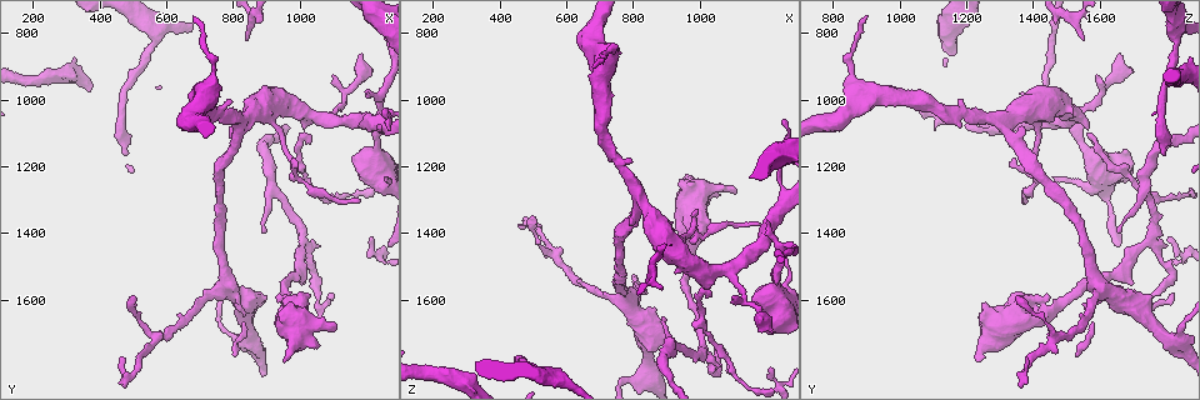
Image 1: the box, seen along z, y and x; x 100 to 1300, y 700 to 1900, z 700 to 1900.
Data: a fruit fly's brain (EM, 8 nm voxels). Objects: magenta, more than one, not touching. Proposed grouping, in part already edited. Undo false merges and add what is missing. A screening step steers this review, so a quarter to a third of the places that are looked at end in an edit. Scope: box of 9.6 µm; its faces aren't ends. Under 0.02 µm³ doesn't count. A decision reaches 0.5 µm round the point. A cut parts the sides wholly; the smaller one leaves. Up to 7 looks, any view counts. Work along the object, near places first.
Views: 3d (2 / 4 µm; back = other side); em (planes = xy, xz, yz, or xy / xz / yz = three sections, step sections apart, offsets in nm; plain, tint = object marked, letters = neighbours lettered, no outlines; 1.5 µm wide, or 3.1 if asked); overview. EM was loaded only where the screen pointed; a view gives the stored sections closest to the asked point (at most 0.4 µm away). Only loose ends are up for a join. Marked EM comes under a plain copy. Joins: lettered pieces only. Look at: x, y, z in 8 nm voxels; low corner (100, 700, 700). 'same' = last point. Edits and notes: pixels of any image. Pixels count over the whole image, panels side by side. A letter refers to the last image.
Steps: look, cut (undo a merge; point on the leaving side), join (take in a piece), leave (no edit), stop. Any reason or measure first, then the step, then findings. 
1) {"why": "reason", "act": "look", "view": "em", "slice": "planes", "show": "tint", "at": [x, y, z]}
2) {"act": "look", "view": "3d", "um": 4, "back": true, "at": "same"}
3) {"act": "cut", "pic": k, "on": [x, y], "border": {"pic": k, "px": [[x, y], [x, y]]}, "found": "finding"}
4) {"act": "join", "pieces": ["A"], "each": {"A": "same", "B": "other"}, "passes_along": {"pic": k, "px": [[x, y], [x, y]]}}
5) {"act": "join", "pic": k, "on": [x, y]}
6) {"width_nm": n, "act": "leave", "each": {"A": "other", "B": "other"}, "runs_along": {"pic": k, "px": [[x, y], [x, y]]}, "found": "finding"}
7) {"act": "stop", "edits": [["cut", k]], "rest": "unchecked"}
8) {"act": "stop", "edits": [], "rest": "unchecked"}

{"why": "sudden change in width", "act": "look", "view": "em", "slice": "planes", "show": "letters", "at": [720, 990, 880]}

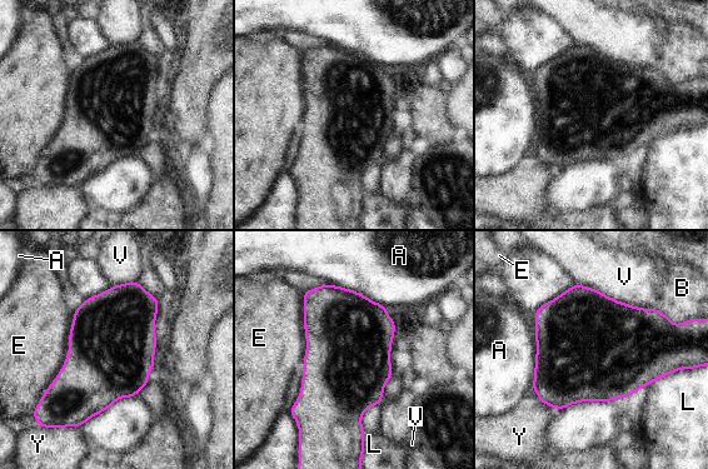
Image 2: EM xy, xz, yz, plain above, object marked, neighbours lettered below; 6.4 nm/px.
{"longest_contact_nm": ["E", 600], "act": "leave", "each": {"A": "other", "B": "other", "E": "other", "L": "other", "V": "other", "Y": "other"}, "border": {"pic": 2, "px": [[74, 312], [69, 353], [41, 397]]}, "found": "continuous, no second neuron"}

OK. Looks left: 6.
{"why": "an open end", "act": "look", "view": "3d", "um": 2, "back": true, "at": [1110, 930, 1600]}

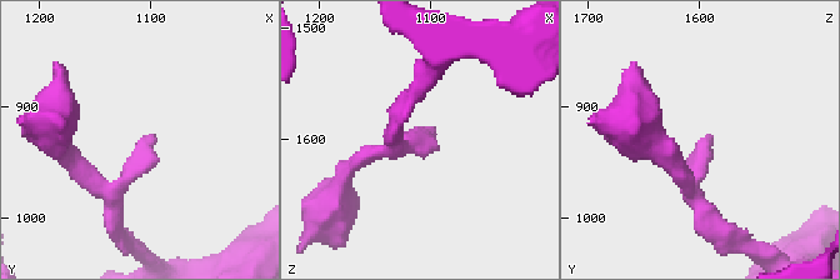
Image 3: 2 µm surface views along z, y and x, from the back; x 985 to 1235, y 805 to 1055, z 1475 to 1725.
{"act": "look", "view": "em", "slice": "planes", "show": "letters", "at": [1098, 924, 1592]}

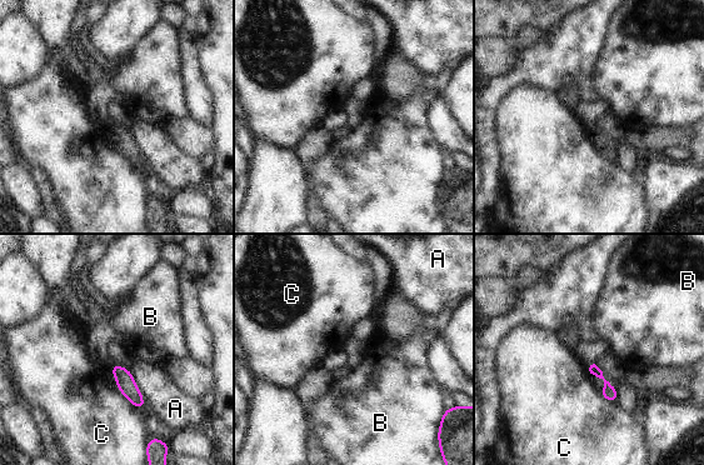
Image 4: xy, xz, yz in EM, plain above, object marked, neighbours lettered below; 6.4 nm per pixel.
{"act": "leave", "each": {"A": "other", "B": "other", "C": "other"}, "border": {"pic": 4, "px": [[120, 393], [138, 409]]}, "found": "no lettered piece goes on from it"}

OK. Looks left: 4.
{"why": "abrupt turn", "act": "look", "view": "em", "slice": "planes", "show": "letters", "at": [1240, 1160, 1570]}

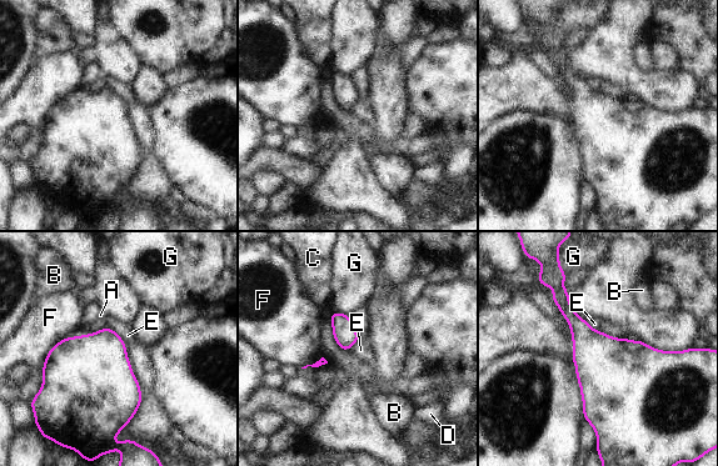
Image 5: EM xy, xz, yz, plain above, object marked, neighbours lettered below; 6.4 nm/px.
{"act": "leave", "each": {"A": "other", "B": "other", "C": "other", "D": "other", "E": "other", "F": "other", "G": "other"}, "border": {"pic": 5, "px": [[587, 321], [593, 329], [602, 332]]}, "found": "one neuron here"}

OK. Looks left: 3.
{"act": "stop", "edits": [], "rest": "unchecked"}

